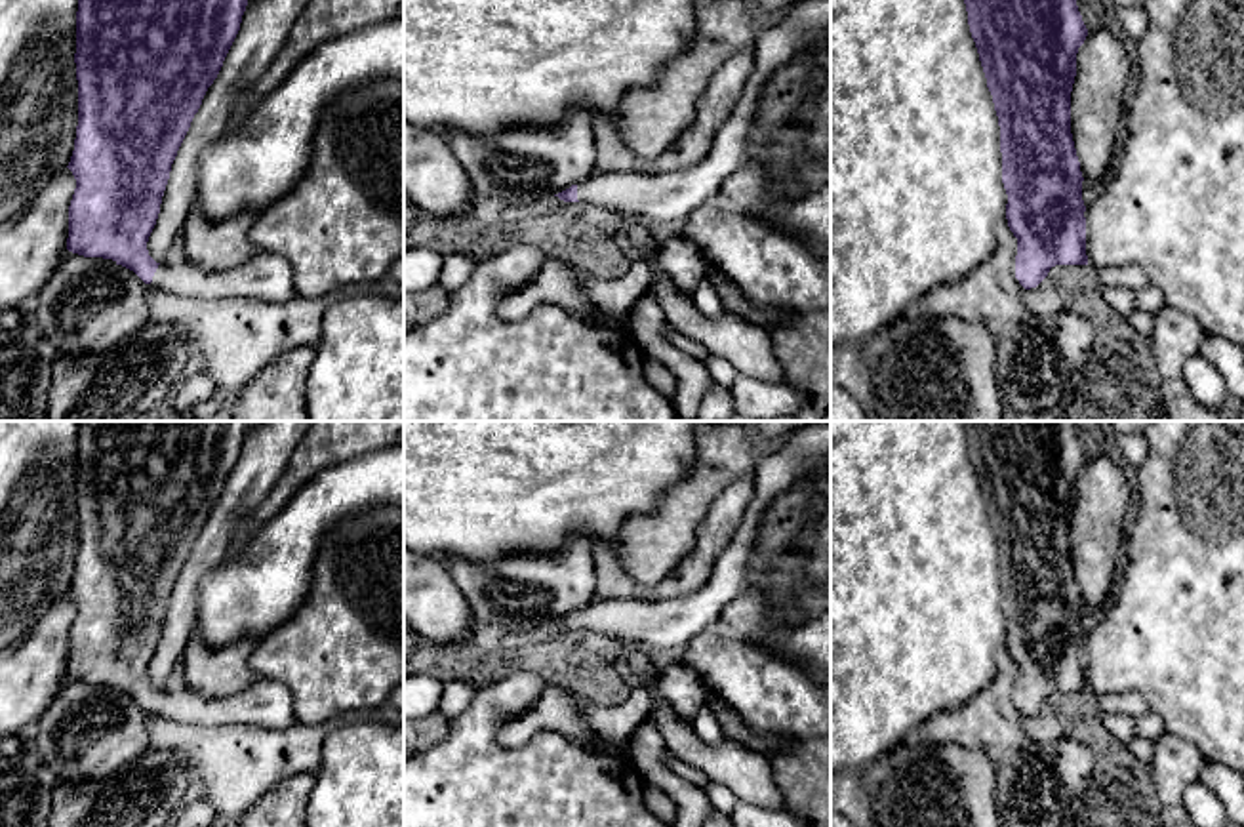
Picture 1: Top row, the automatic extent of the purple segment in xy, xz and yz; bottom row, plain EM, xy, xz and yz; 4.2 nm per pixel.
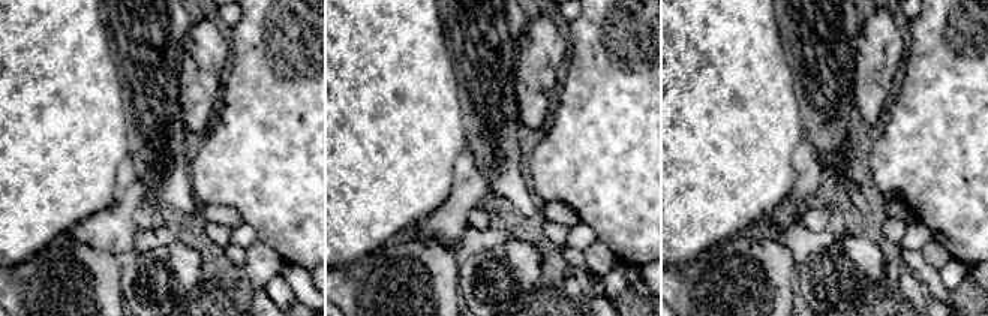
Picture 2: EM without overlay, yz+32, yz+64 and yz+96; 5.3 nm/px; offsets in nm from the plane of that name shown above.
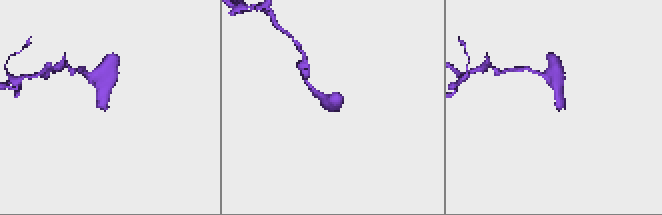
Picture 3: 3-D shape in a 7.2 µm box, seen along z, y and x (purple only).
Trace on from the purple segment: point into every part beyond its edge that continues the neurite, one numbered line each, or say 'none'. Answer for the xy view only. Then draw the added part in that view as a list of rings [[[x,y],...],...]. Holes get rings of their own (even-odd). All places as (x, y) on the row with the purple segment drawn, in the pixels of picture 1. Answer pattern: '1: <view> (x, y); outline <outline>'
1: xy (267, 277); outline [[[257,253],[242,267],[211,272],[189,259],[177,265],[158,265],[154,292],[177,293],[189,299],[251,297],[284,303],[297,295],[295,274],[290,261],[276,253]]]

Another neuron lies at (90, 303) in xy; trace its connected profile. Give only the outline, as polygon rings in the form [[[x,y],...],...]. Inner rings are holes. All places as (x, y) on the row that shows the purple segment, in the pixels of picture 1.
[[[65,250],[51,278],[27,309],[61,356],[99,353],[150,322],[152,292],[150,284],[112,259]]]

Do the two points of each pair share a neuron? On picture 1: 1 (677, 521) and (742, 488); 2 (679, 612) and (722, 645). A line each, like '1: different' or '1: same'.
1: different
2: different

